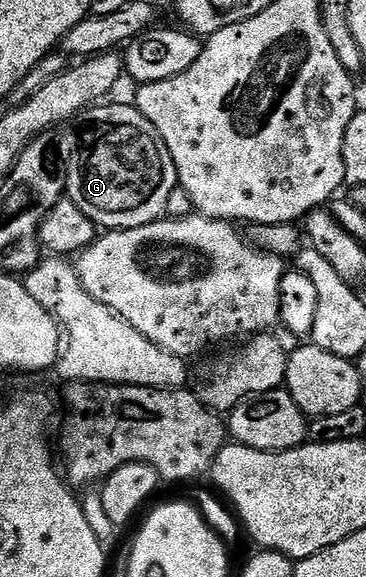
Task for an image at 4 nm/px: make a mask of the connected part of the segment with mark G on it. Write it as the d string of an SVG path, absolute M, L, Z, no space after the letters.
M103 102L98 106L92 106L78 117L79 124L79 141L75 144L75 149L71 152L71 157L65 160L65 196L66 199L72 200L77 206L77 210L81 210L81 214L85 214L85 218L89 218L103 230L118 230L121 228L136 228L137 226L145 226L151 224L154 220L160 219L165 213L165 202L169 202L169 194L173 194L173 190L179 182L177 174L177 166L173 162L173 158L169 154L169 146L165 146L165 142L161 138L161 134L157 134L157 130L153 126L153 122L149 122L149 118L145 118L138 110L133 110L130 103L127 104L107 104L111 102Z

